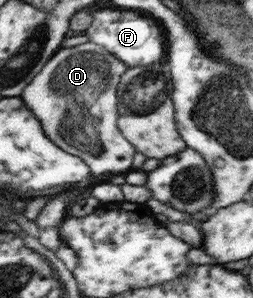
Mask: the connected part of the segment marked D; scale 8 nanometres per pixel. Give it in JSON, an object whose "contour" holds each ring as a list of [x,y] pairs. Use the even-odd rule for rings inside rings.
{"contour":[[[87,42],[80,44],[79,47],[61,48],[61,52],[57,52],[53,60],[49,60],[45,70],[41,70],[18,97],[26,106],[33,108],[33,116],[37,116],[41,124],[45,124],[49,140],[57,140],[57,144],[61,144],[65,152],[81,156],[81,160],[85,160],[85,164],[93,168],[95,176],[105,172],[129,170],[135,154],[133,146],[127,140],[123,140],[123,136],[115,128],[115,112],[107,112],[107,116],[101,114],[103,110],[113,110],[113,104],[107,104],[113,102],[109,98],[115,96],[113,88],[109,86],[113,86],[115,80],[121,78],[125,69],[127,69],[126,64],[117,60],[112,52],[101,48],[101,44]],[[103,92],[105,100],[99,100]],[[97,116],[101,120],[97,120]],[[69,136],[71,142],[67,142]]]}

